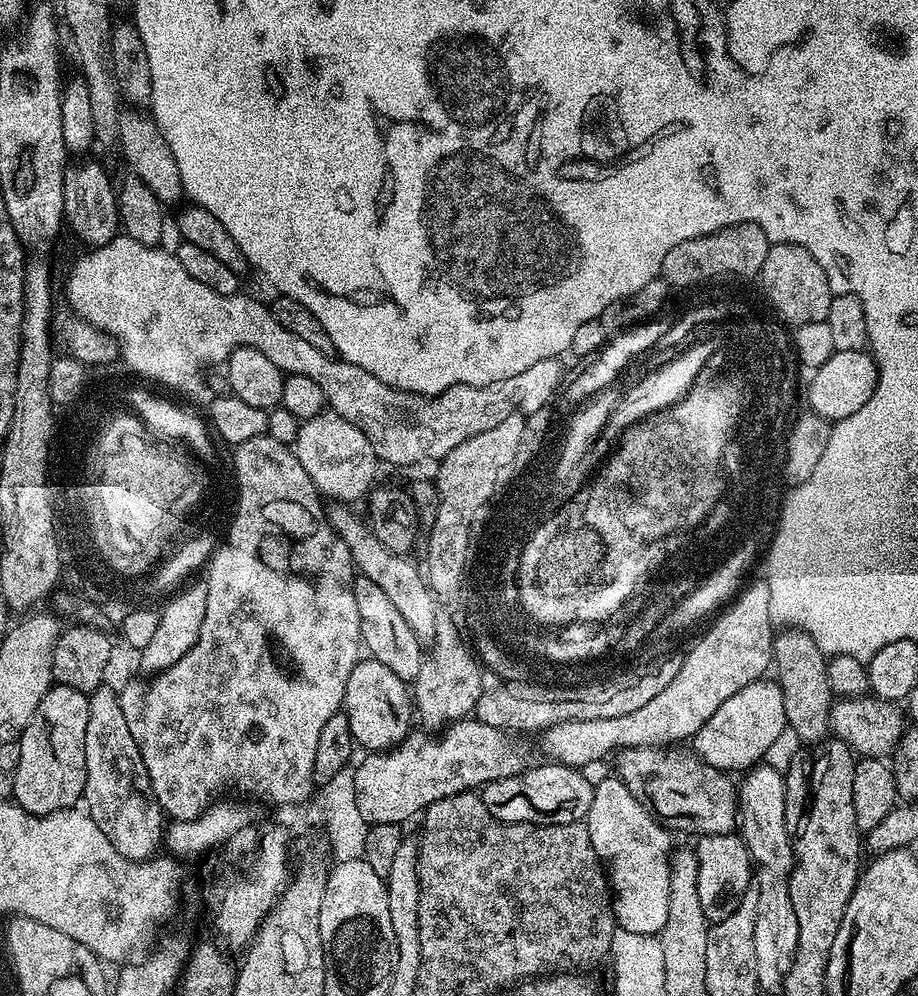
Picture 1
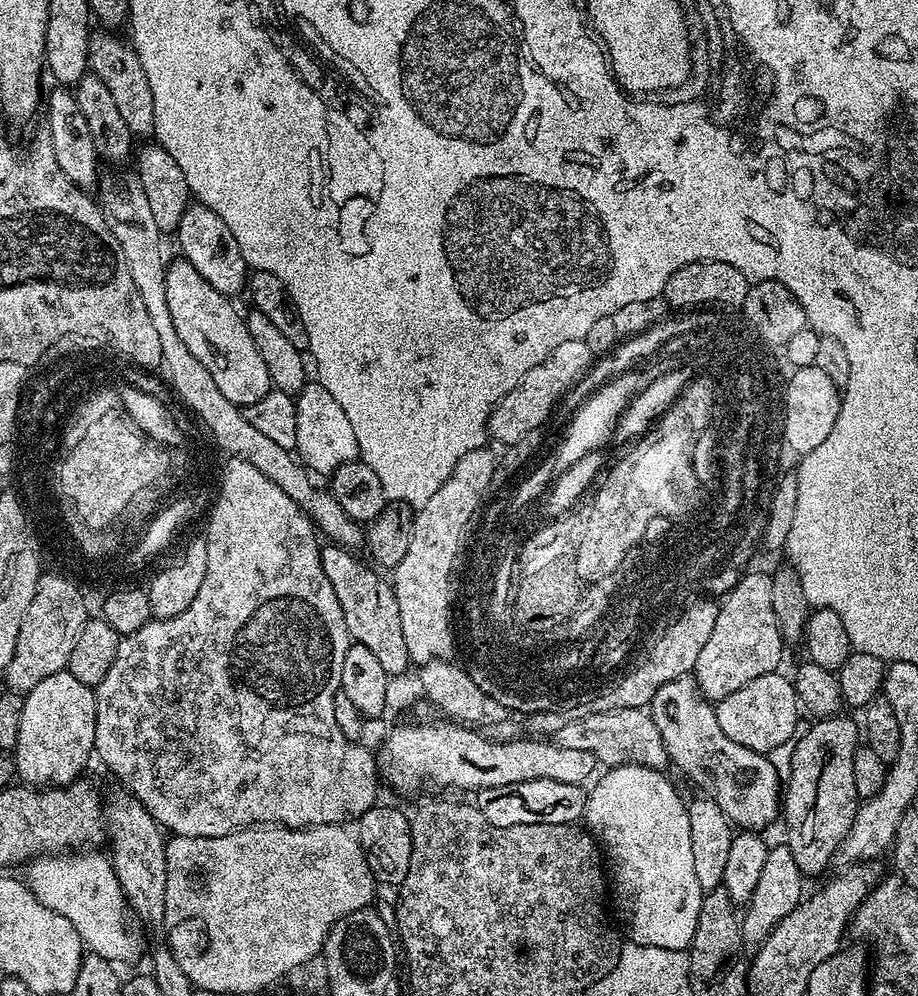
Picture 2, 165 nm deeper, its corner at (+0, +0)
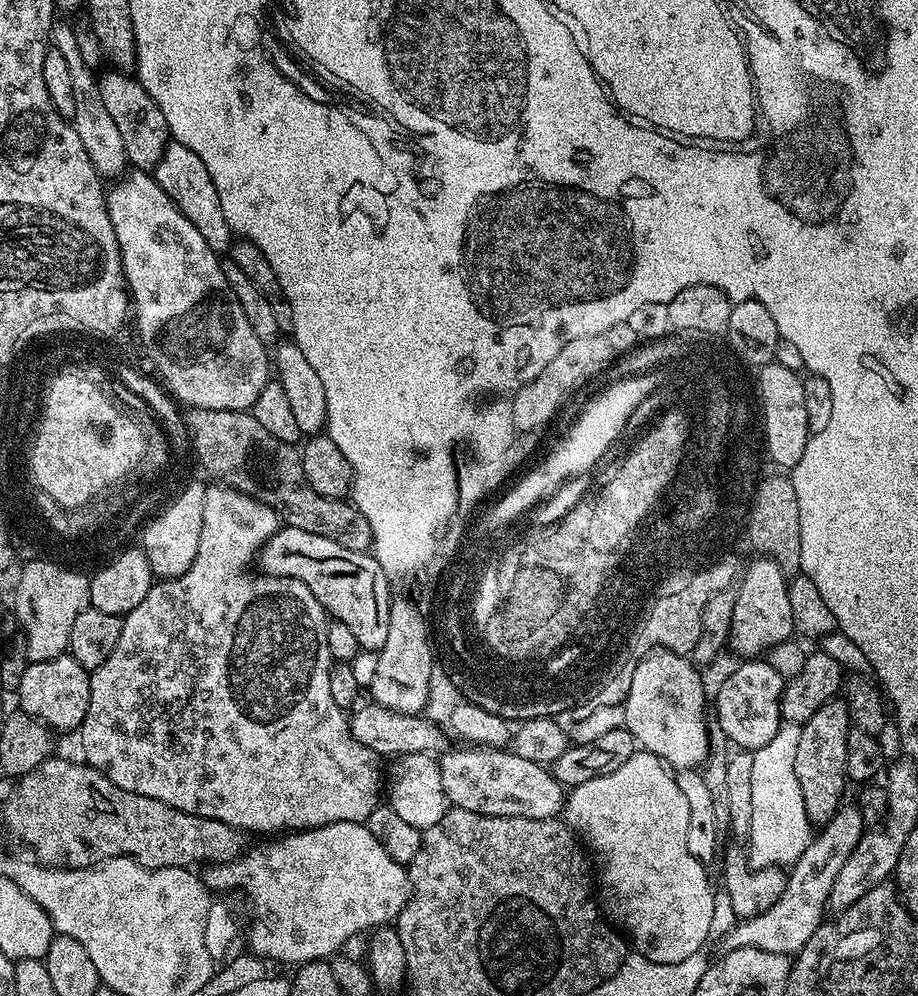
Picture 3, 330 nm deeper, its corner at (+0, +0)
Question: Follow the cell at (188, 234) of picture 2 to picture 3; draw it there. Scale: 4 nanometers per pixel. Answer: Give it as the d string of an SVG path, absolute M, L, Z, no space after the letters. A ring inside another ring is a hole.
M169 142L162 158L156 163L154 175L156 181L162 186L162 190L170 194L178 210L182 210L182 214L186 214L186 218L190 218L190 223L198 229L198 234L206 238L206 246L210 246L210 250L214 250L217 254L227 253L234 243L234 233L232 227L226 222L226 214L222 214L222 202L218 199L218 190L214 190L214 178L210 178L210 170L206 170L202 158L198 158L198 154L190 150L190 146Z

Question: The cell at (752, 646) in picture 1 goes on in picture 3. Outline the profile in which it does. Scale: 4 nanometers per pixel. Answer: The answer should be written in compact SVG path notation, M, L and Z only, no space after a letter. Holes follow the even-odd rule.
M767 558L753 559L743 572L740 588L735 589L730 648L731 651L736 651L740 658L760 658L793 635L789 577L784 575L774 561Z

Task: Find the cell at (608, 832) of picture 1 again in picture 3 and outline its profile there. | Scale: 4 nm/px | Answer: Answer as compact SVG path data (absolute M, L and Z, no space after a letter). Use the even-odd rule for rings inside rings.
M638 750L626 762L622 762L622 766L618 766L618 770L614 770L610 774L602 774L598 778L590 778L590 782L582 782L577 788L571 789L571 791L567 793L564 801L562 819L564 823L572 829L573 833L583 841L587 851L591 853L591 855L592 852L596 855L594 868L595 871L596 868L600 871L600 884L598 880L599 907L602 909L603 915L607 917L613 925L623 929L627 939L630 941L631 947L633 944L633 946L636 947L633 949L635 949L639 955L650 958L650 962L673 964L674 962L693 959L693 957L697 955L695 952L698 951L704 943L709 943L710 920L714 913L716 892L714 891L714 887L712 888L708 882L708 872L704 869L707 867L705 867L701 860L694 858L694 854L690 854L690 850L686 850L686 826L690 819L690 809L686 807L686 798L682 794L682 790L678 790L678 782L676 781L675 775L665 767L657 756L643 750Z

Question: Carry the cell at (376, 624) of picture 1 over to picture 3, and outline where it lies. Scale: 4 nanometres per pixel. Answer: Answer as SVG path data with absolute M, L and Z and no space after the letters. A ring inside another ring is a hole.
M284 526L260 549L259 564L263 575L301 580L329 617L343 622L353 632L363 651L379 653L386 642L386 634L390 634L390 595L389 577L375 556L346 550L346 546L330 542L330 538L318 538L318 534L306 534L306 530Z

